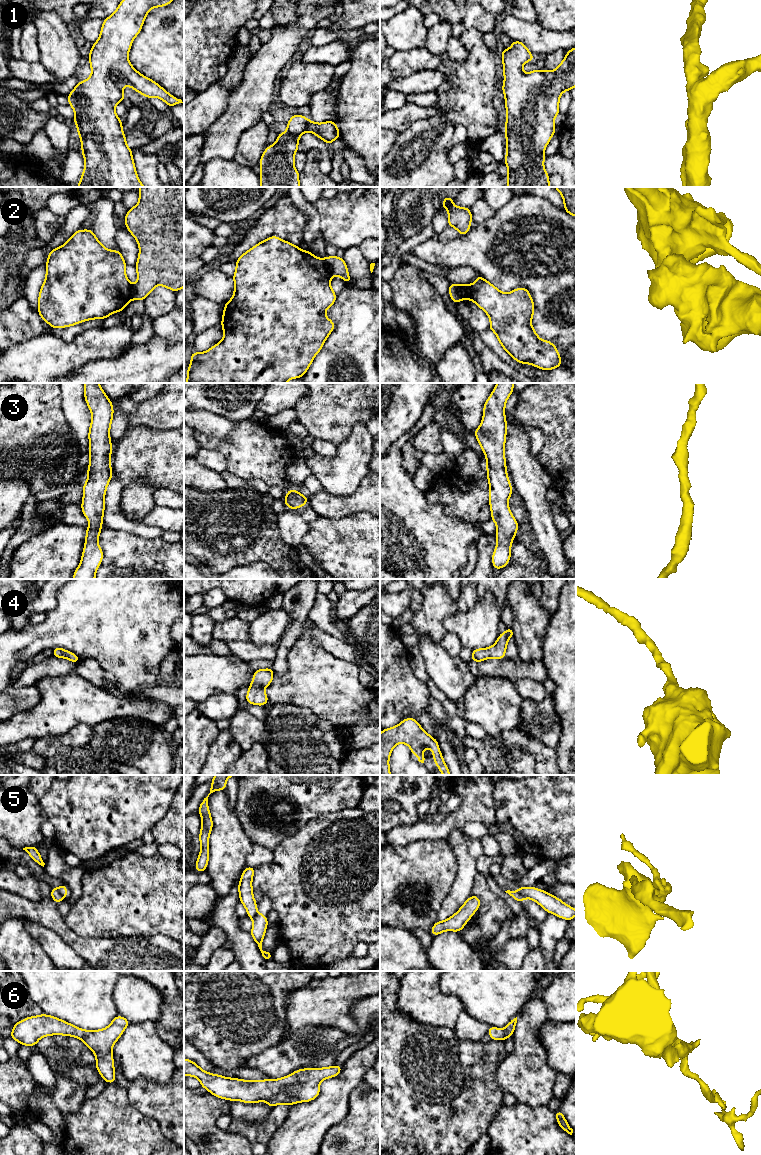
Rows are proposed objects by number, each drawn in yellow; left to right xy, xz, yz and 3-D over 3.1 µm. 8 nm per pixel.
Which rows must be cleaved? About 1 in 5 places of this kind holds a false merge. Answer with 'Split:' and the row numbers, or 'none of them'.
Split: 2, 5

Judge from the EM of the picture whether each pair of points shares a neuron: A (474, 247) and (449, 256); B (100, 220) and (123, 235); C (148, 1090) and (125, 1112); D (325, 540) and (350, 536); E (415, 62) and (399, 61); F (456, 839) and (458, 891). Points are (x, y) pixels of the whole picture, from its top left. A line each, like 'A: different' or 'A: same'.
A: same
B: different
C: different
D: same
E: same
F: same

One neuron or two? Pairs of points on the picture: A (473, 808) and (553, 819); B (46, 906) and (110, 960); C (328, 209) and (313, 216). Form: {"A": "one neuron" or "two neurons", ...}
{"A": "two neurons", "B": "one neuron", "C": "two neurons"}

